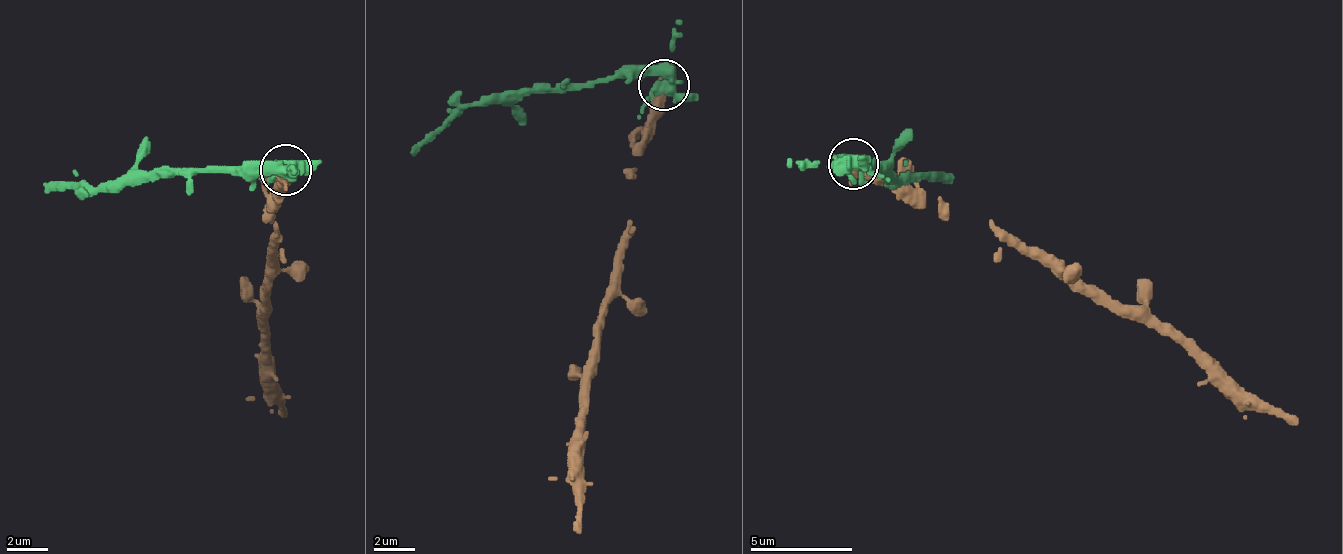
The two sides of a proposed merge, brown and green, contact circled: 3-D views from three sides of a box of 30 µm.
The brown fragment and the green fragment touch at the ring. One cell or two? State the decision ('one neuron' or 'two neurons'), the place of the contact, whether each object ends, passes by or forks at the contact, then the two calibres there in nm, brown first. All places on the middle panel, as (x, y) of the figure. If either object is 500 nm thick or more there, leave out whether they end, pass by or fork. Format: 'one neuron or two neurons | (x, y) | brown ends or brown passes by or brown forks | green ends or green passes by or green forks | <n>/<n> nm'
two neurons | (663, 84) | 700/440 nm

